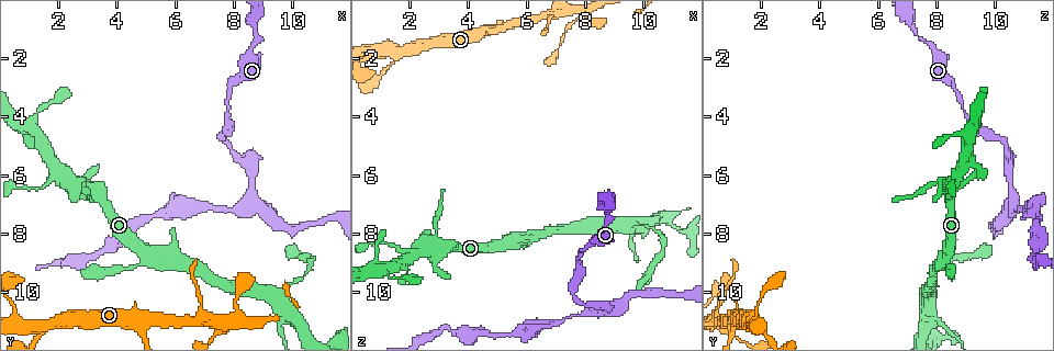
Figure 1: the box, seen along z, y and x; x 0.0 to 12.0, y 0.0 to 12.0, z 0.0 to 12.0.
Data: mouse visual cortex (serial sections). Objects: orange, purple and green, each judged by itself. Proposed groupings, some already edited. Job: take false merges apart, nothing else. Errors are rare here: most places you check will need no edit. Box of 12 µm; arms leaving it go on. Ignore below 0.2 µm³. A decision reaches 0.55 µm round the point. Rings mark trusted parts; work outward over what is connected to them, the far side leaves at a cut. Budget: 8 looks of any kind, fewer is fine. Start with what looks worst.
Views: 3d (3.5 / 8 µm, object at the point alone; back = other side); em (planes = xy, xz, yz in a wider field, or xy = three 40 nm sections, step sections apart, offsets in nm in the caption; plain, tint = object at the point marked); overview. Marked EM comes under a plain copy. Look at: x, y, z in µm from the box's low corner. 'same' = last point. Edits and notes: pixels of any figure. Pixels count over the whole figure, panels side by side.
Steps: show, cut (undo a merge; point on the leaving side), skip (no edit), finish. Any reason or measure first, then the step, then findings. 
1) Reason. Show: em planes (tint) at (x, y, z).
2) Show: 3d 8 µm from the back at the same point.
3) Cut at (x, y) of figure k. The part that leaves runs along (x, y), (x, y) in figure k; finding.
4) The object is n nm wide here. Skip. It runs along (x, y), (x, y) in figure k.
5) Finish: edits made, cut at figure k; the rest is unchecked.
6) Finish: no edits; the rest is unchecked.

Branch point. Show: 3d 3.5 µm at (1.7, 11.1, 1.8).

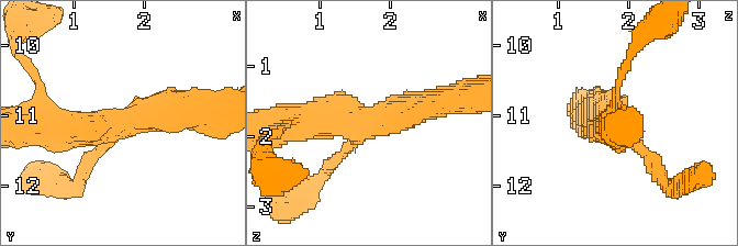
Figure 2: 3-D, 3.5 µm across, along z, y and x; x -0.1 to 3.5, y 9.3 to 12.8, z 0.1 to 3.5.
3 arms meet here; the arms are 150, 400, 500 nm wide. Show: em xy step 1 (tint) at (1.60, 11.10, 1.75).

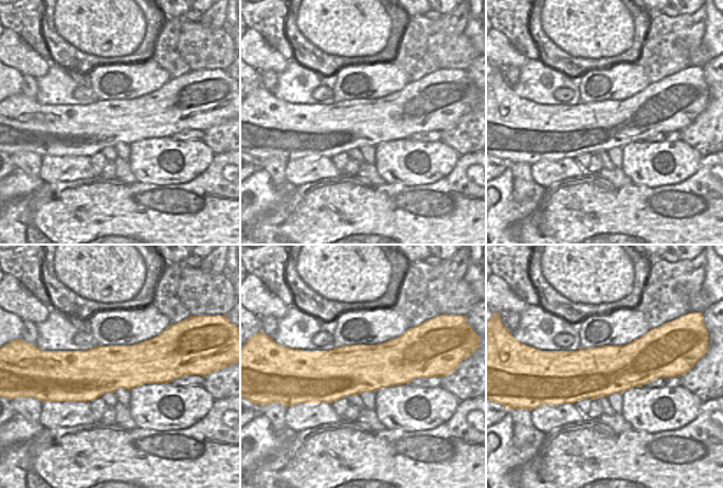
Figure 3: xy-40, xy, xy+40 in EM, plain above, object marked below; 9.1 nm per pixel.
The object is 460 nm wide here. Skip. It runs along (429, 104), (379, 121), (288, 126) in figure 2; one cell here.

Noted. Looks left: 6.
Thick turns thin. Show: 3d 3.5 µm at (7.8, 7.2, 10.8).

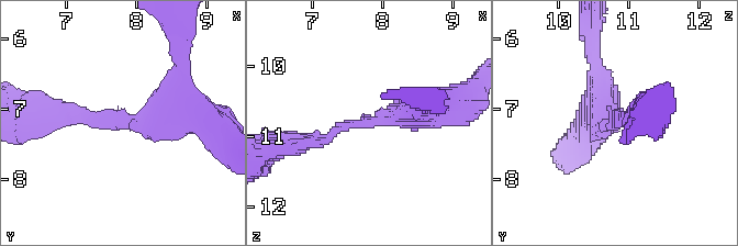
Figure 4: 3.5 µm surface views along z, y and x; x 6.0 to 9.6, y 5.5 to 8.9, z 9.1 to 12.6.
The arms are 150, 400 nm wide; need the tissue. Show: em xy step 1 (tint) at (7.75, 7.15, 10.75).

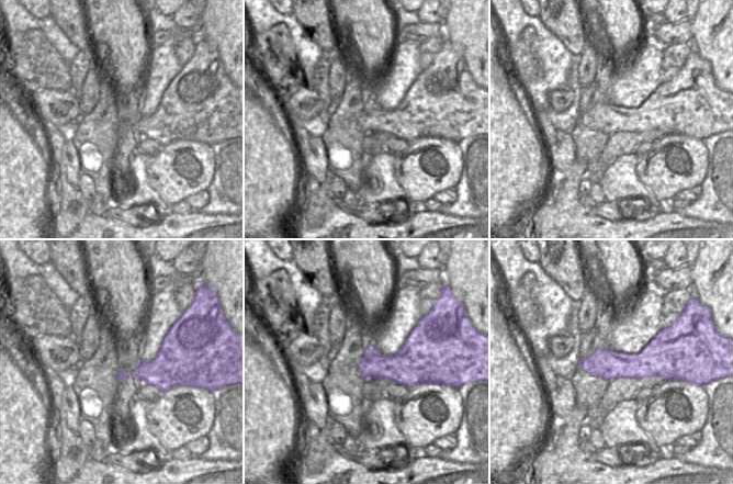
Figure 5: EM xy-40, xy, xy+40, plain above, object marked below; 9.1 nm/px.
Skip. It runs along (423, 110), (338, 126), (298, 146) in figure 4; all the same cell.

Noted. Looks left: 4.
Calibre changes. Show: 3d 8 µm at (9.6, 7.6, 10.2).

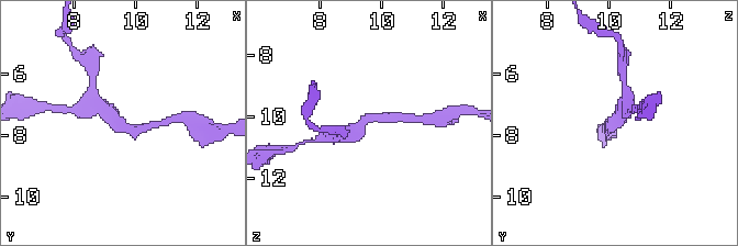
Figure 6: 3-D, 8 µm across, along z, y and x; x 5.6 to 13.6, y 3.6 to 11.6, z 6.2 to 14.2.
Zoom in. Show: 3d 3.5 µm at (9.5, 7.6, 10.2).

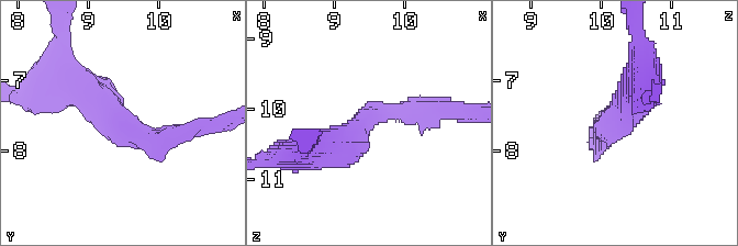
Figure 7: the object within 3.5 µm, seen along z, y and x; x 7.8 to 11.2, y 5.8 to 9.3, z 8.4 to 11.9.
Shape alone is not enough. Show: em xy step 1 (tint) at (9.50, 7.60, 10.15).

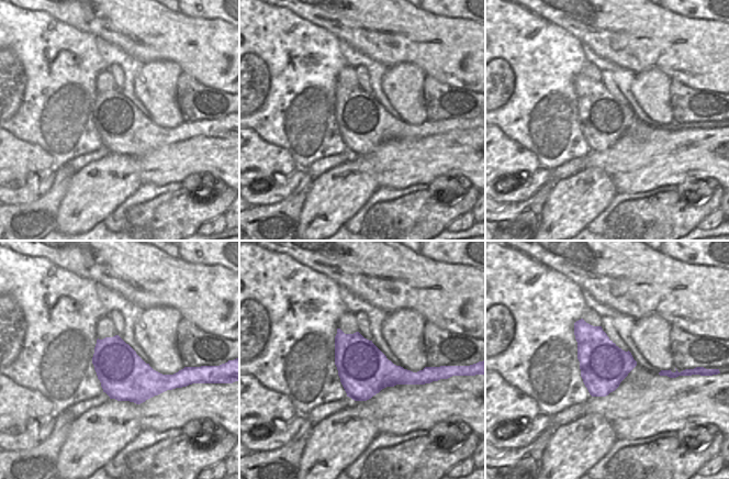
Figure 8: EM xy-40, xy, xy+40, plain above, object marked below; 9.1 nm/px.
The object is 460 nm wide here. Skip. It runs along (70, 86), (142, 136), (189, 130) in figure 7; continuous, no second cell.

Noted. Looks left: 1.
Finish: no edits; the rest is unchecked.

